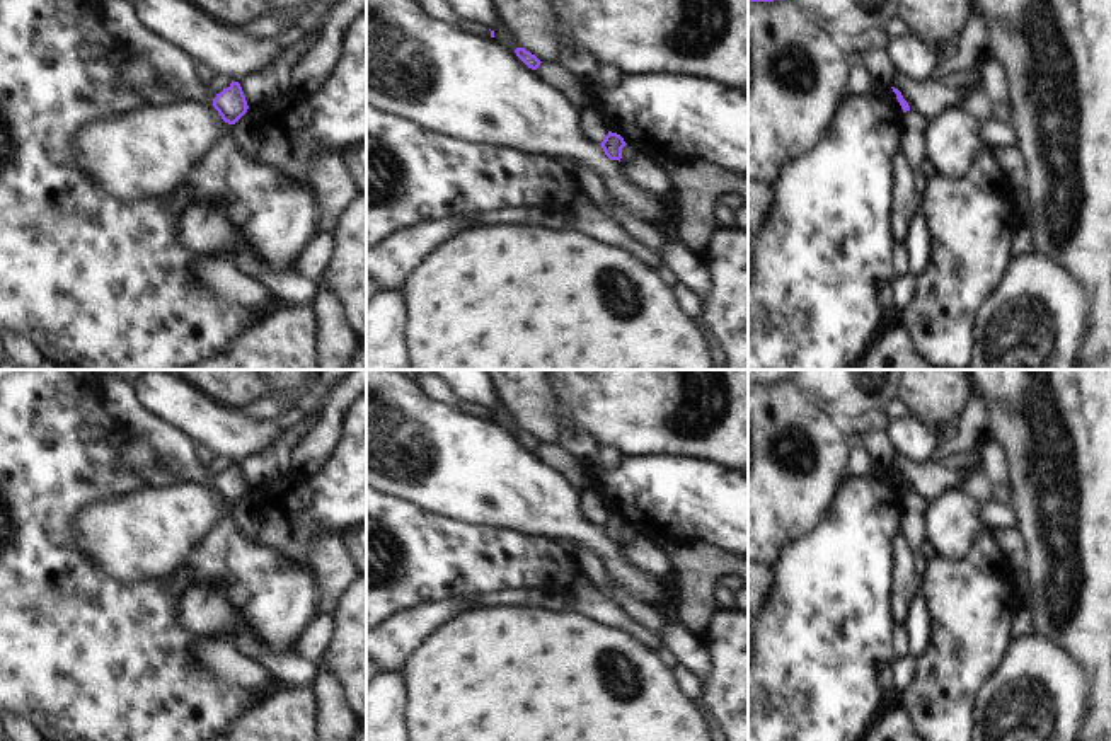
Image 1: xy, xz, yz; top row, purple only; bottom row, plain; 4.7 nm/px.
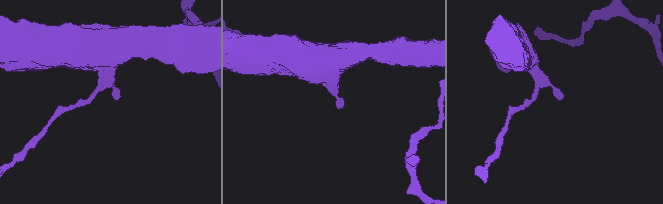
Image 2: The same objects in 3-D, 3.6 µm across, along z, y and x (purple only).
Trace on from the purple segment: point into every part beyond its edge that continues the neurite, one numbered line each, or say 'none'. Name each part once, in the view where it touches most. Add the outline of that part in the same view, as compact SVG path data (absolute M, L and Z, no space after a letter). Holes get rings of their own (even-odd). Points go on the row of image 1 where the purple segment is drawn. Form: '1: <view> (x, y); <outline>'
none

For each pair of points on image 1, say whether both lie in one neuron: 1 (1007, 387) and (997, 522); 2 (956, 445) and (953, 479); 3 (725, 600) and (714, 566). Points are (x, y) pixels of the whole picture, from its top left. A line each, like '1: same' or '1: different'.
1: different
2: different
3: different

